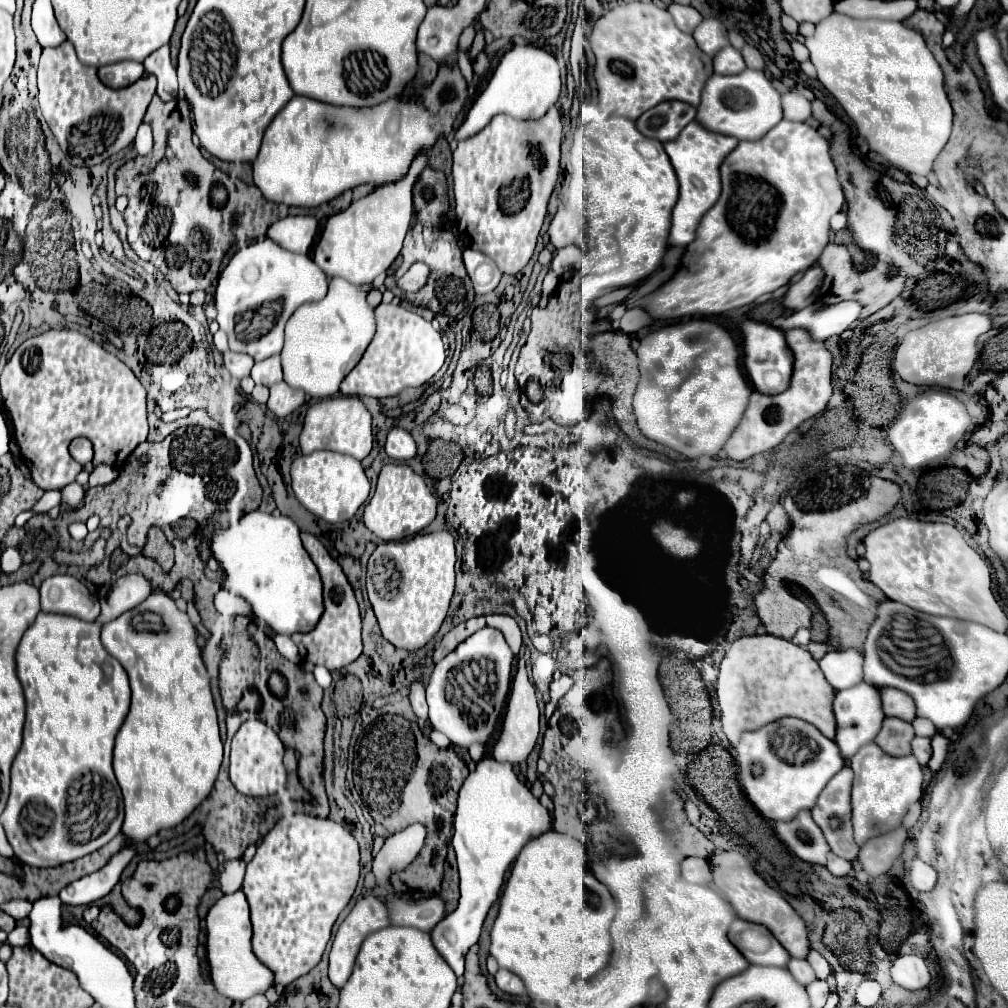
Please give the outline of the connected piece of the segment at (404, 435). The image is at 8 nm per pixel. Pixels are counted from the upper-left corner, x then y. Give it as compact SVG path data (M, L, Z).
M393 428L387 434L385 452L387 452L387 456L391 456L395 460L411 460L417 454L417 446L415 446L413 436L407 430Z

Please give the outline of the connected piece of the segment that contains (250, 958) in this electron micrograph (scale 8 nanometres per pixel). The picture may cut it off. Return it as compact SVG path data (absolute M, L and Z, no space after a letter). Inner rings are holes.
M241 890L235 894L223 894L207 912L207 962L211 972L211 982L215 990L233 1000L245 1002L253 994L265 994L273 988L273 972L259 962L251 948L251 920L249 920L249 904Z

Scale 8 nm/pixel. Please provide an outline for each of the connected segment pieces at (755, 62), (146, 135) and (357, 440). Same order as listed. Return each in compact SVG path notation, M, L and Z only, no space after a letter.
M747 44L747 46L741 50L741 54L743 54L743 58L745 58L747 68L753 68L753 70L763 70L763 68L765 68L763 54L761 54L755 46L749 46L749 44Z
M143 122L143 124L139 126L134 142L134 148L136 149L139 156L145 156L152 152L153 144L154 142L151 126Z
M355 396L345 398L327 398L309 408L301 432L301 450L303 454L311 454L315 450L333 450L341 454L349 454L357 460L363 460L371 452L373 432L371 432L371 414L363 406L363 402Z

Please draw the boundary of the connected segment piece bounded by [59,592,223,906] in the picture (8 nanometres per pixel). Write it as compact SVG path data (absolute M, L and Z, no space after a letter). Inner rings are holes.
M153 592L145 602L135 606L133 610L127 610L119 618L107 622L101 632L101 642L105 650L121 662L125 672L129 674L131 688L131 704L129 714L117 734L115 740L115 754L113 754L113 770L117 776L117 782L123 792L125 802L125 822L121 832L125 838L133 838L133 846L125 846L125 850L119 850L113 860L109 860L101 870L71 882L65 886L59 894L63 904L91 904L111 892L111 888L119 882L121 872L125 866L133 860L137 854L137 846L145 844L147 838L157 834L161 828L175 828L181 824L211 792L213 782L219 774L221 760L223 760L223 742L219 738L219 726L217 726L217 712L213 706L213 696L209 688L209 674L201 660L201 650L197 646L197 630L189 622L189 616L181 610L177 610L175 602L163 594ZM141 612L153 612L161 616L161 622L165 630L161 632L141 632L133 628L133 616Z

